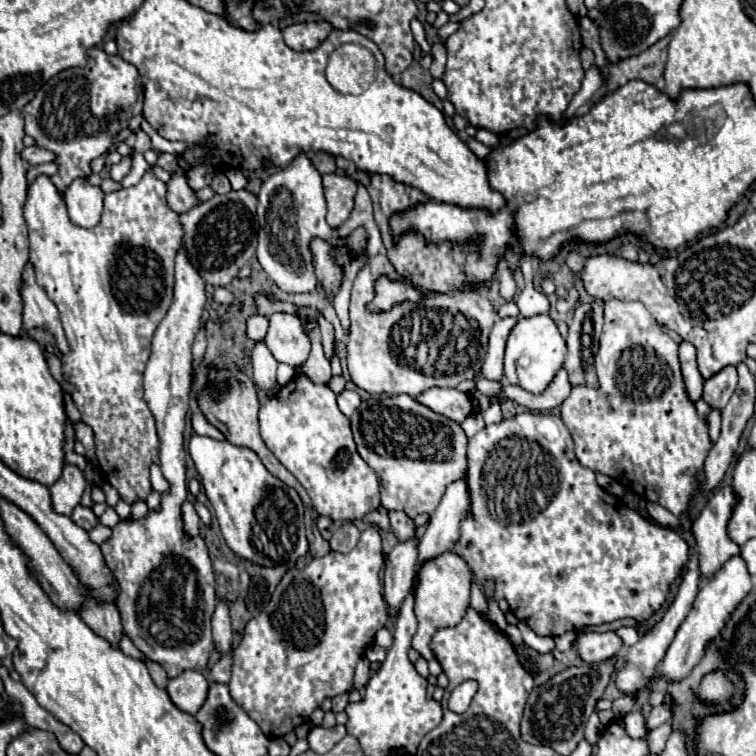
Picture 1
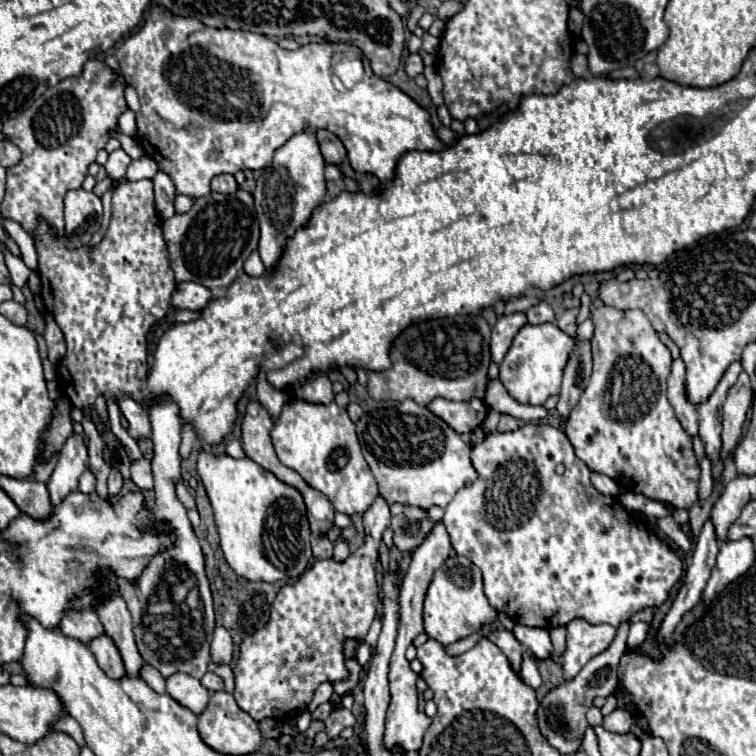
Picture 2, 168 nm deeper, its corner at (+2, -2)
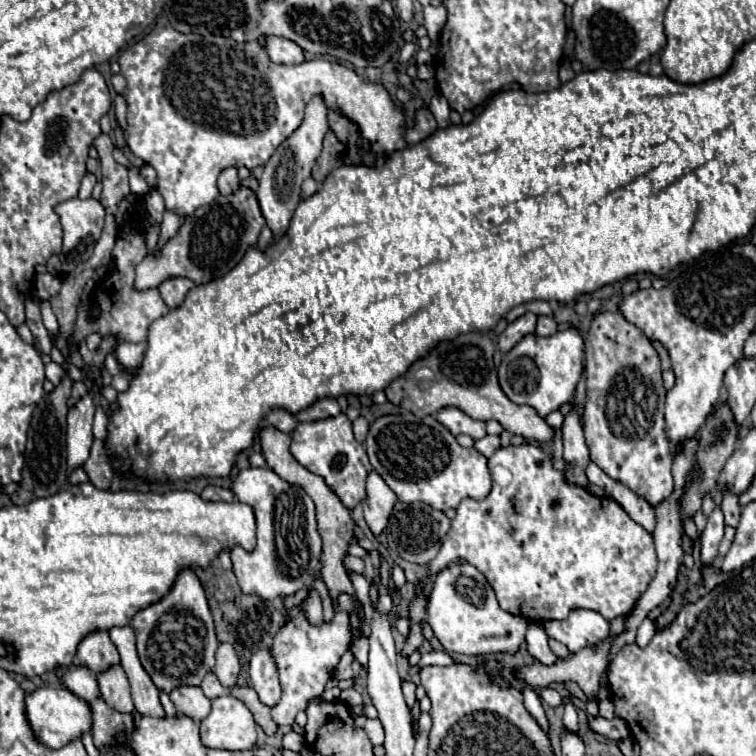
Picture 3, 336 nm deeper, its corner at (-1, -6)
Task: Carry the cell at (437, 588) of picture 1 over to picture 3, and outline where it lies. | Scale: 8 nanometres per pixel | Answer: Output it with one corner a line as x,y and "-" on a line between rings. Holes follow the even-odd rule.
451,563
435,577
435,585
427,603
427,623
447,651
463,655
515,655
525,641
527,631
527,621
503,611
483,573
469,563

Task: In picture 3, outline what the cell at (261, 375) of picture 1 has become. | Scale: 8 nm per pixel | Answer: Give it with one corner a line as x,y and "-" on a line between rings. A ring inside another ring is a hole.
273,409
269,415
267,415
267,419
265,419
269,425
273,425
275,429
279,429
279,431
283,431
283,433
291,433
295,427
297,427
297,419
295,419
295,415
291,415
289,411
283,411
283,409

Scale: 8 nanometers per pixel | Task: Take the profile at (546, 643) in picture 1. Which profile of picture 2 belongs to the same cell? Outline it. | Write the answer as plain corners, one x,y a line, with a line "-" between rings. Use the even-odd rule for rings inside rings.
516,623
512,629
514,637
528,647
538,659
546,659
552,653
552,643
550,643
550,635
546,629
536,629
536,627
526,627

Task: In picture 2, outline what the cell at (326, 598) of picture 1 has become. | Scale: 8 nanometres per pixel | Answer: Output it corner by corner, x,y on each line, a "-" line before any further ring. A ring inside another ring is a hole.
378,497
378,499
374,501
374,505
364,513
364,525
366,525
366,535
364,535
364,545
362,545
360,549
356,549
346,561
334,561
334,559
316,561
316,563
314,563
310,569
306,569
306,573
302,573
294,583
284,585
284,587
278,591
278,595
276,595
276,599
274,599
274,603
272,603
268,623
266,623
260,631
254,631
252,635
246,635
246,637
242,639
242,643
240,643
240,657
238,657
236,665
234,665
234,681
236,681
234,699
236,699
236,703
240,705
240,709
244,709
256,723
260,723
262,719
268,719
268,717
274,719
274,721
278,721
278,723
286,723
286,721
288,721
288,715
290,715
292,711
302,711
302,709
306,709
306,705
310,703
310,699
312,699
312,695
314,695
314,691
318,689
320,683
328,681
328,683
334,685
336,681
348,679
348,667
346,667
346,659
344,659
344,641
346,641
346,639
358,639
358,641
362,641
362,639
366,637
366,633
368,633
368,629
370,629
370,625
372,625
372,621
374,621
374,617
376,617
376,613
378,613
378,605
380,605
380,595
378,595
378,585
376,585
376,563
378,563
378,547
380,547
380,541
382,541
382,531
390,525
390,509
388,509
388,505
386,505
386,501
384,501
382,497

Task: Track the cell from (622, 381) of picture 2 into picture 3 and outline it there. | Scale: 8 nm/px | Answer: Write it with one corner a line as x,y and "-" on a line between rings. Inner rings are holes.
597,313
585,335
585,369
587,403
583,429
591,449
591,461
649,505
661,503
673,493
673,459
665,435
663,405
667,391
663,387
657,351
645,333
621,313

